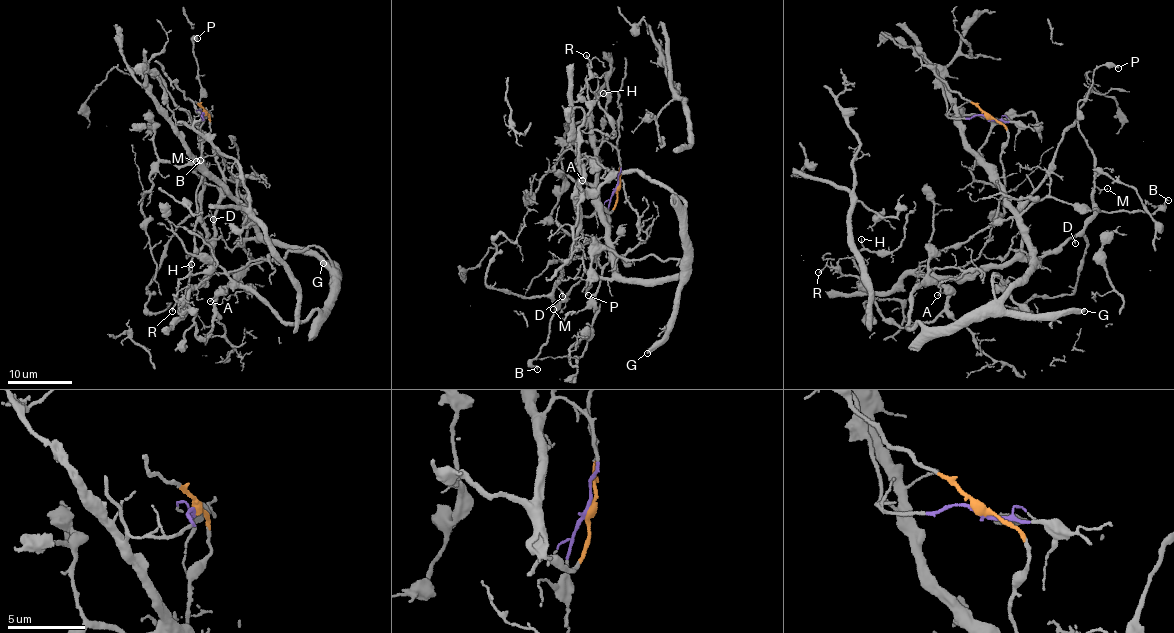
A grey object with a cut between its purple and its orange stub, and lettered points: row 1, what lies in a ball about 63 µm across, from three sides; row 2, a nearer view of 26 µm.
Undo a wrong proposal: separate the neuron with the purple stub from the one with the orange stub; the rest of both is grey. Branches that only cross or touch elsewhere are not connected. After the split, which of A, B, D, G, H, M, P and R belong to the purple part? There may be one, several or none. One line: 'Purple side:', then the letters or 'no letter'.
Purple side: A, G, R

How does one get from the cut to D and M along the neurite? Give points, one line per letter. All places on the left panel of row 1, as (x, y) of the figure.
D: (204, 114), (211, 132), (200, 152), (191, 284), (210, 277), (214, 246), (204, 221), (213, 219)
M: (204, 114), (211, 132), (200, 152), (193, 285), (210, 277), (215, 260), (202, 219), (205, 166), (196, 161)

